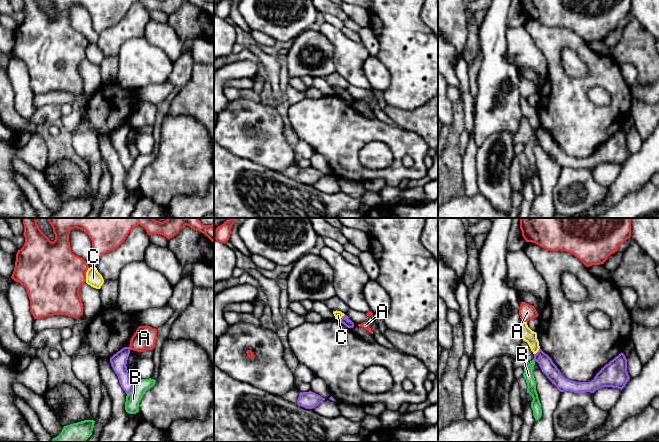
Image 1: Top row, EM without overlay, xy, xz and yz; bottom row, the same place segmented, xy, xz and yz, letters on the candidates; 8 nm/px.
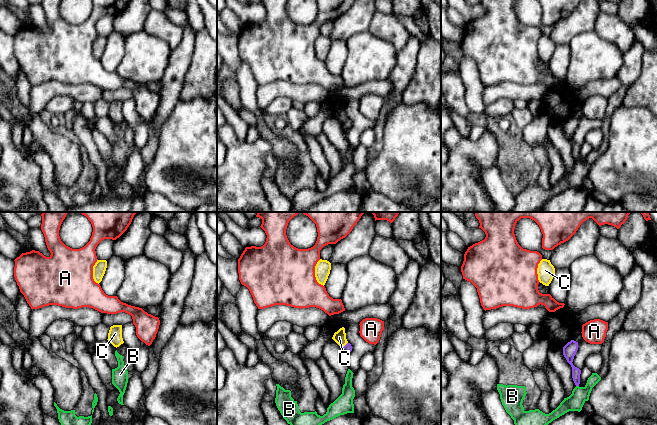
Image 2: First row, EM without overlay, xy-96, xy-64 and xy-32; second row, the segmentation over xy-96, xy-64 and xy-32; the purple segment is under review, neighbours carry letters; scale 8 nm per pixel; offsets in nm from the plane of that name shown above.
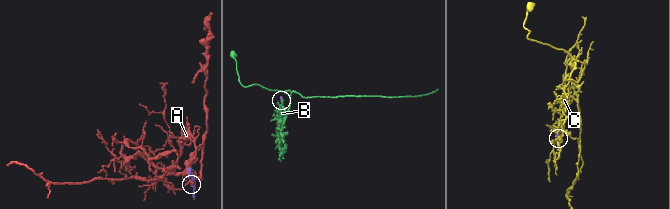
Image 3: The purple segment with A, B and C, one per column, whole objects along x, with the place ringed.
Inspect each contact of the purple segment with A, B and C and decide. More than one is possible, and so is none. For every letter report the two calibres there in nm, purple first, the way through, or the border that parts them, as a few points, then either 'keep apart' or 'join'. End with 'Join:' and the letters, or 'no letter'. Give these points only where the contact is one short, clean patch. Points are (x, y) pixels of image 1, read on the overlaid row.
A: 130/180 nm | keep apart
B: 120/120 nm | along xy (134, 384), (133, 389), (127, 394) | keep apart
C: 120/110 nm | along yz (539, 348), (534, 354) | keep apart
Join: no letter

